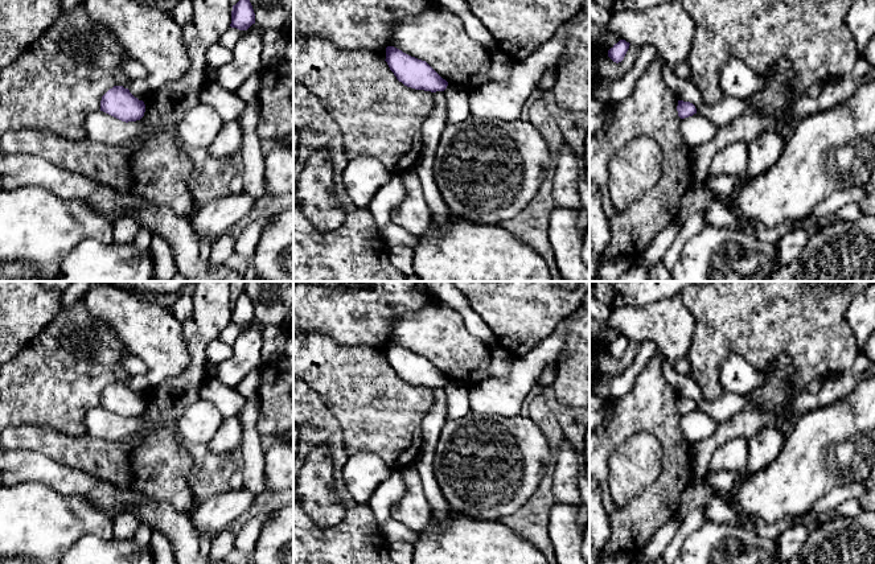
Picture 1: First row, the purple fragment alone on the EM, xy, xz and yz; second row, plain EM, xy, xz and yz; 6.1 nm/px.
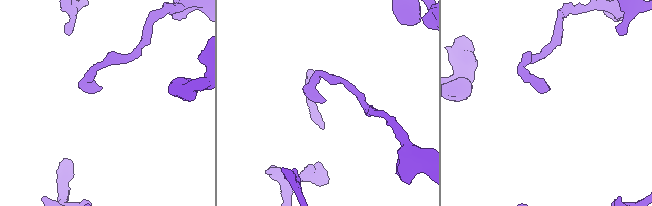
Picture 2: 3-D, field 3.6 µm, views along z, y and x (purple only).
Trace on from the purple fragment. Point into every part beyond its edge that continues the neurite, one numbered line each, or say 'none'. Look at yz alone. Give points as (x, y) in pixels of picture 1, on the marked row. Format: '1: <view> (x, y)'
none

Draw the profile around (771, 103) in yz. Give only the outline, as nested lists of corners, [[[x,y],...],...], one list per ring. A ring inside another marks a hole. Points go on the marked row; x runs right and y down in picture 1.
[[[788,57],[779,58],[772,70],[760,75],[764,81],[761,91],[747,100],[753,106],[752,114],[743,114],[718,128],[715,136],[707,143],[691,149],[694,180],[703,182],[708,174],[712,159],[734,143],[748,145],[764,132],[780,132],[785,127],[784,116],[790,102],[798,95],[792,88],[794,70]]]

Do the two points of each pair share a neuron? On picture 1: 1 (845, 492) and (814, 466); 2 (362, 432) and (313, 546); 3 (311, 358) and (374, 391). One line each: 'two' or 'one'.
1: two
2: two
3: one

